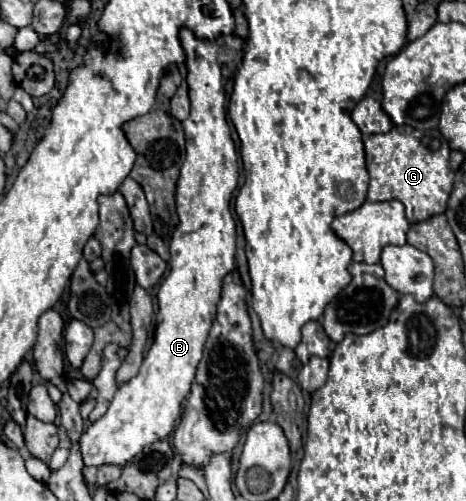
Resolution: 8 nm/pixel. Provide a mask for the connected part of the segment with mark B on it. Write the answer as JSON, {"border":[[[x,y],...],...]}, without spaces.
{"border":[[[181,29],[179,33],[181,45],[187,55],[187,85],[189,85],[189,97],[191,97],[191,115],[183,121],[185,137],[187,137],[187,155],[181,167],[181,175],[177,181],[177,215],[179,225],[171,237],[169,251],[169,275],[163,279],[159,293],[157,293],[157,329],[155,339],[151,343],[149,353],[143,359],[143,365],[139,373],[121,383],[107,413],[99,417],[83,435],[81,435],[81,455],[85,465],[119,465],[123,467],[127,461],[131,461],[141,449],[153,441],[165,439],[173,433],[179,417],[181,417],[181,403],[189,395],[191,383],[195,379],[197,365],[203,357],[203,345],[207,341],[211,323],[215,319],[215,311],[221,299],[221,283],[225,273],[235,269],[235,221],[231,217],[229,201],[233,195],[233,189],[237,187],[237,151],[235,143],[231,139],[231,131],[227,125],[225,115],[225,83],[231,77],[233,69],[241,63],[243,57],[243,41],[237,35],[223,35],[219,39],[207,41],[197,39],[189,29]]]}

